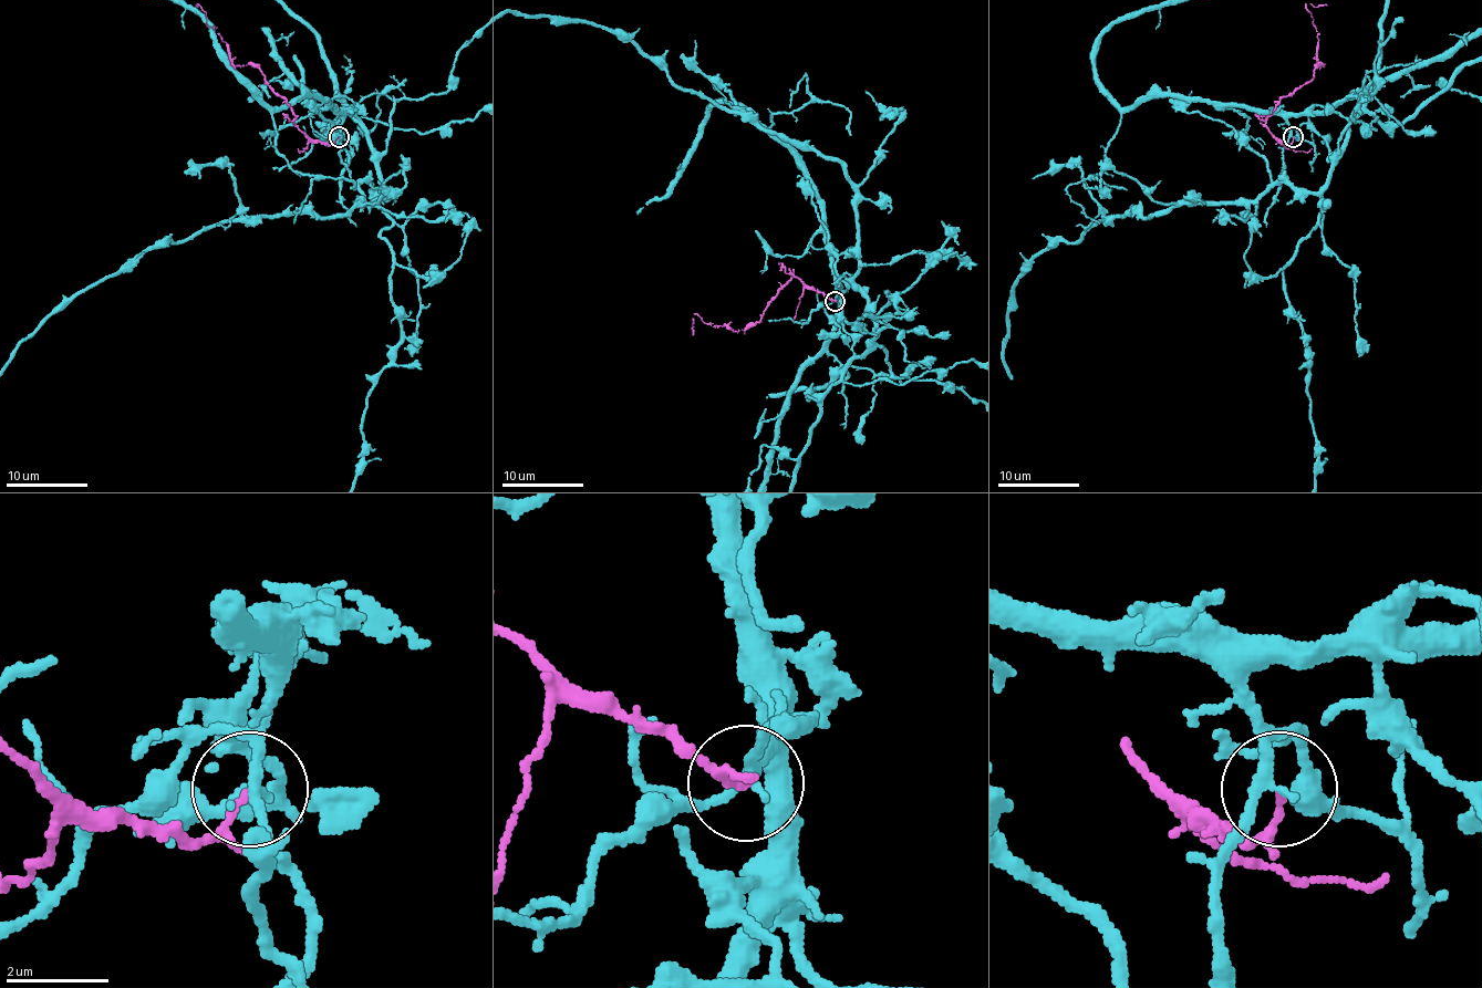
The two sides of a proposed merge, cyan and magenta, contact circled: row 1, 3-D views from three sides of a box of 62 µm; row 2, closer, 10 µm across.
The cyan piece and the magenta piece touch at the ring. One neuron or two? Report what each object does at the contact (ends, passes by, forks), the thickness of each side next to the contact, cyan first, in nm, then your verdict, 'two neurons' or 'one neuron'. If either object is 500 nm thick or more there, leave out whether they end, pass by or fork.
cyan passes by | magenta passes by | 200/90 nm | two neurons

